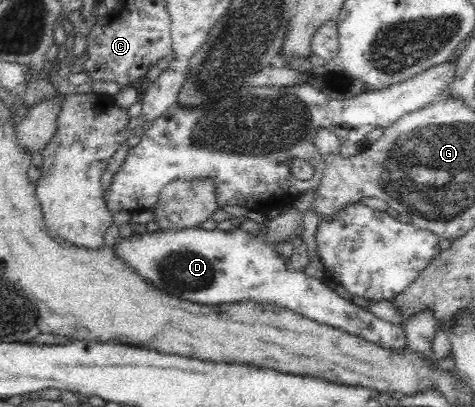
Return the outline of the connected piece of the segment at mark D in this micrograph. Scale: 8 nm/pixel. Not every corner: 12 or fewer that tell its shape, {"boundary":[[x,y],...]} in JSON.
{"boundary":[[133,233],[114,252],[147,283],[210,306],[275,302],[385,349],[393,325],[290,268],[259,236]]}

